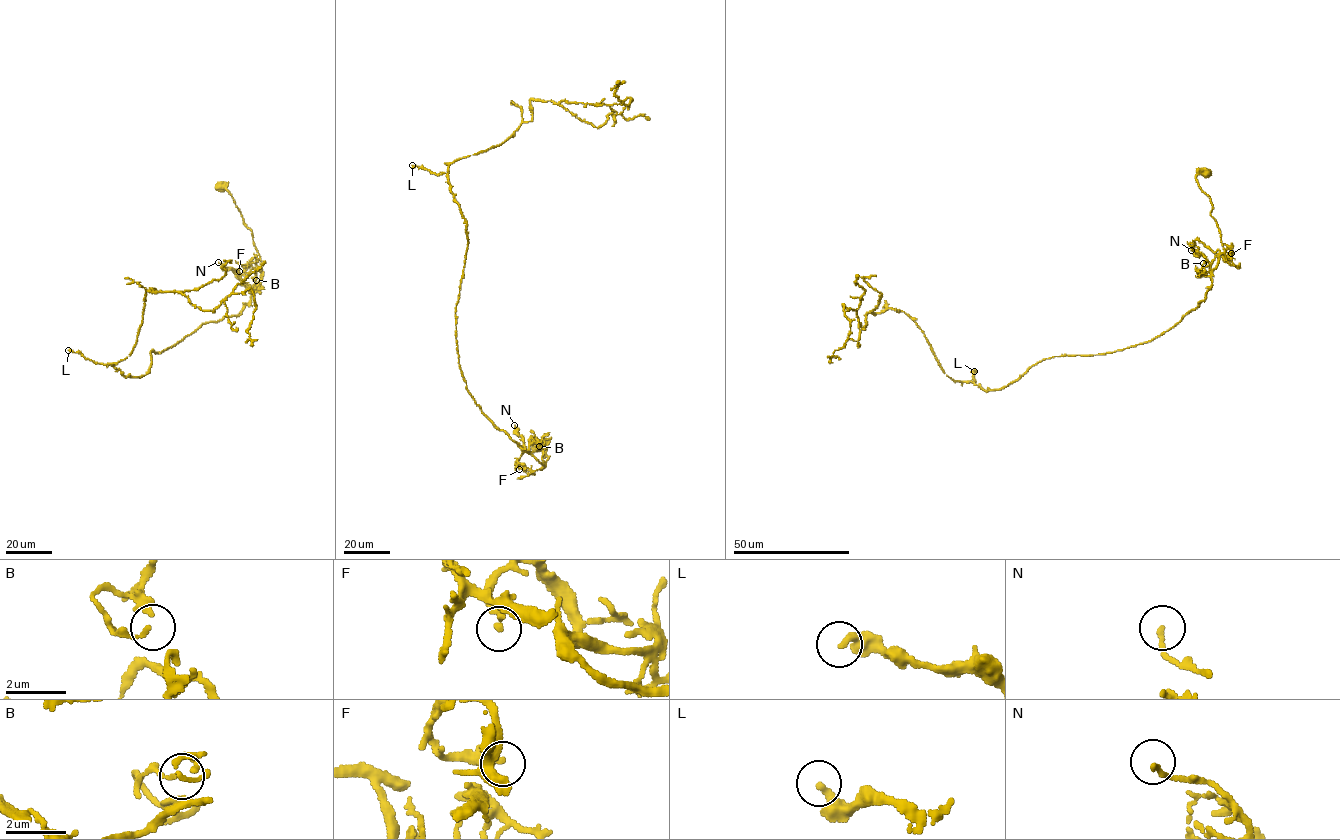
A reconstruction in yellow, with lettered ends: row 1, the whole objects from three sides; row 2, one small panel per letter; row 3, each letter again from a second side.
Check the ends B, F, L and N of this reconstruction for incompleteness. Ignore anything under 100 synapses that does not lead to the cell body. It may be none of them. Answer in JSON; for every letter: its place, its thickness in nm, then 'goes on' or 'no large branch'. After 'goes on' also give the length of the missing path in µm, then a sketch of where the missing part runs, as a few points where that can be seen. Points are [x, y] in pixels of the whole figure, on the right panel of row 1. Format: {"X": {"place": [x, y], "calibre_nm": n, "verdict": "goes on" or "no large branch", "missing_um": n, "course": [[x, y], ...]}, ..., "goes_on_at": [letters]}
{"B": {"place": [1203, 263], "calibre_nm": 80, "verdict": "no large branch"}, "F": {"place": [1231, 253], "calibre_nm": 190, "verdict": "no large branch"}, "L": {"place": [974, 371], "calibre_nm": 340, "verdict": "no large branch"}, "N": {"place": [1191, 250], "calibre_nm": 160, "verdict": "no large branch"}, "goes_on_at": []}

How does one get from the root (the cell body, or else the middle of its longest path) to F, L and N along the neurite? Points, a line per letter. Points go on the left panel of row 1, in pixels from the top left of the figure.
F: (219, 187), (233, 198), (252, 231), (260, 258), (257, 284), (254, 269), (245, 273), (241, 266), (239, 271)
L: (219, 187), (260, 258), (262, 281), (240, 313), (151, 350), (149, 371), (139, 377), (68, 350)
N: (219, 187), (230, 194), (252, 231), (262, 281), (247, 287), (237, 272), (225, 270), (218, 262)

